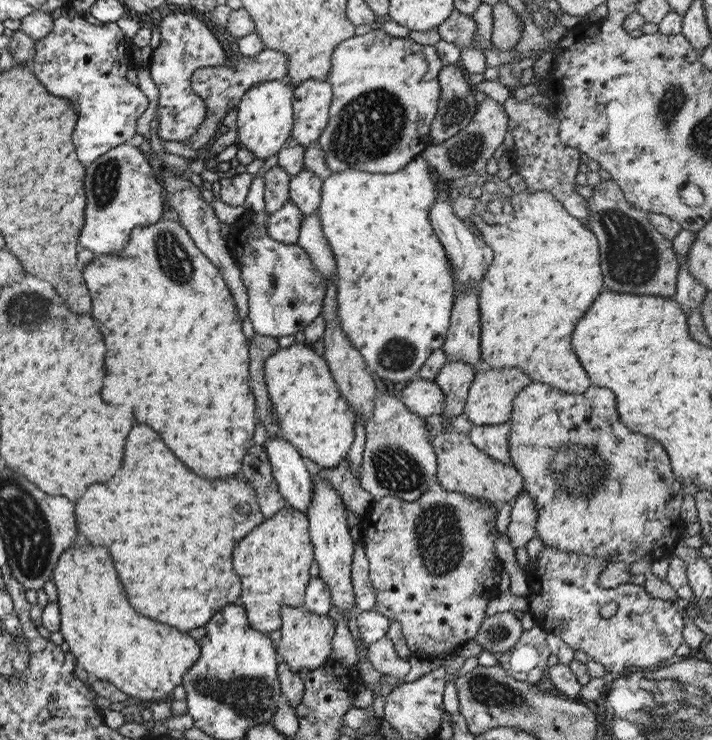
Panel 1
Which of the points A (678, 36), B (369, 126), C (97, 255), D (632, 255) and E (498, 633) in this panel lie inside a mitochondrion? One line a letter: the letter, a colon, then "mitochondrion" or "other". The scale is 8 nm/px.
A: other
B: mitochondrion
C: other
D: mitochondrion
E: mitochondrion

